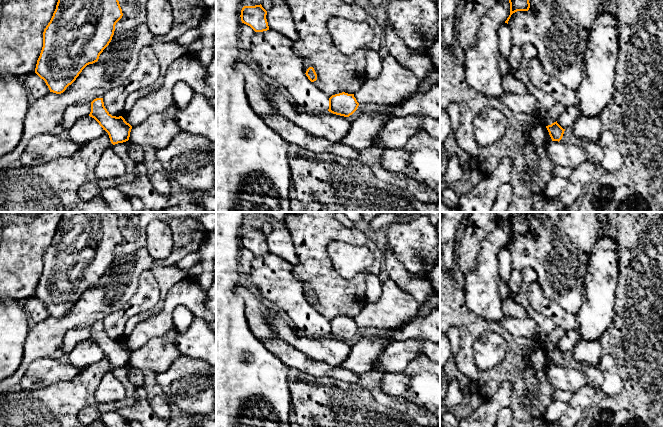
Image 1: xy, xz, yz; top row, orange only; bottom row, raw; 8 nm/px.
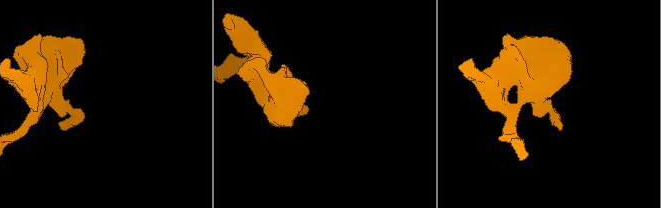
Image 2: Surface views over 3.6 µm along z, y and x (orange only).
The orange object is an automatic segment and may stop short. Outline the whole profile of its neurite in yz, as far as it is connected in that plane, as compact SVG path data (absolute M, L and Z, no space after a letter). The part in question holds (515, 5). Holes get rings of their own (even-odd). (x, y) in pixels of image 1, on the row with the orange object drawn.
M509 0L509 3L510 3L510 15L507 18L507 20L505 21L505 23L507 23L507 24L508 24L508 21L513 13L515 13L517 11L528 11L530 8L529 0Z

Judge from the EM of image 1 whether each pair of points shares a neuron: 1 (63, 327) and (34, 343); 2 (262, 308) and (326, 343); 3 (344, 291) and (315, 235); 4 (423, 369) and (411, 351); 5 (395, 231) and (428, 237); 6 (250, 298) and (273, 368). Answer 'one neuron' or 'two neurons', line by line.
1: one neuron
2: one neuron
3: one neuron
4: two neurons
5: one neuron
6: two neurons

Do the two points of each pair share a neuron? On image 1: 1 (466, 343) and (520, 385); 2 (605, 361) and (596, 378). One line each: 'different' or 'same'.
1: same
2: different

